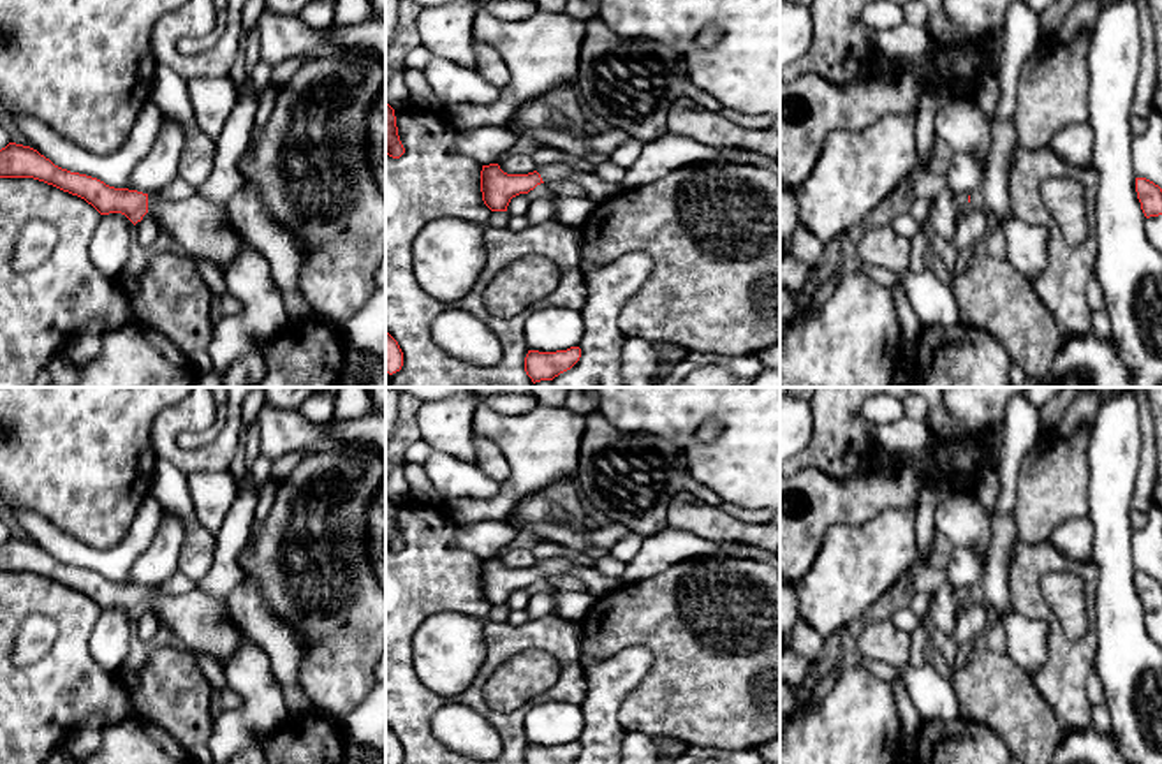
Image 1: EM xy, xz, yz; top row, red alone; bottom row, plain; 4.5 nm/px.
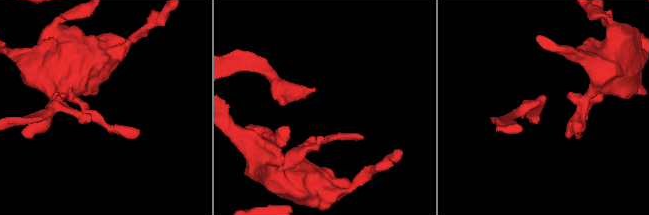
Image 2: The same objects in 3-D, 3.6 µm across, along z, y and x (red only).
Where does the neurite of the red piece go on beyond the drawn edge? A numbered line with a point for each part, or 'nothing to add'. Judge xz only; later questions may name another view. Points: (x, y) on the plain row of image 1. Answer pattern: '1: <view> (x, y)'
1: xz (597, 585)

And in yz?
1: yz (962, 599)

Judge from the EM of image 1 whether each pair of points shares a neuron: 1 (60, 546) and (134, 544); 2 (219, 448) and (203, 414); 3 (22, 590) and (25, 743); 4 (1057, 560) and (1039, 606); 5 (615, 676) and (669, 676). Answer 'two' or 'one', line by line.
1: one
2: one
3: one
4: one
5: two

